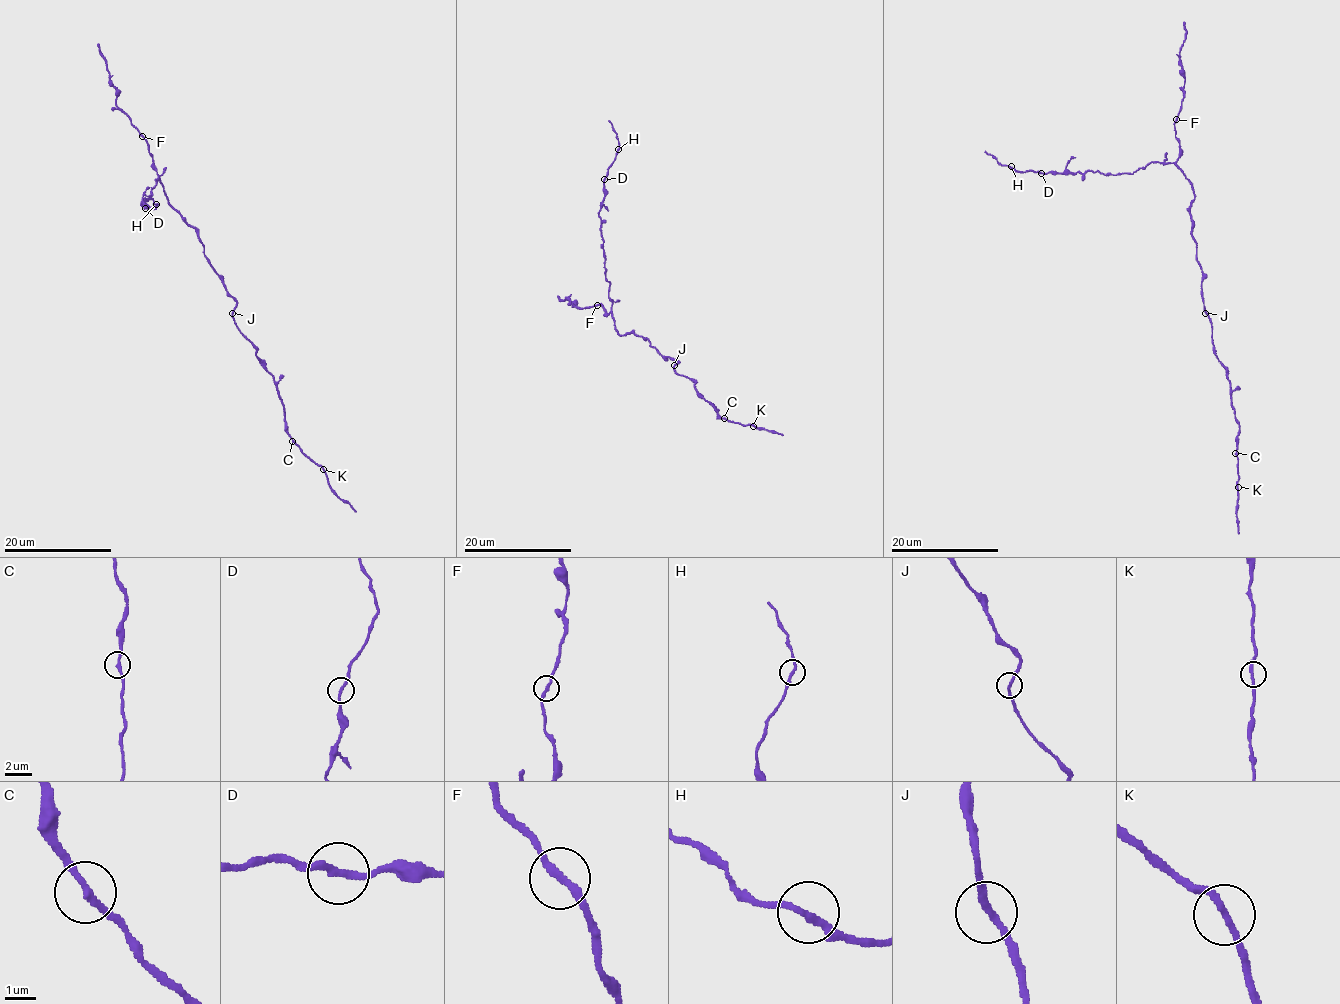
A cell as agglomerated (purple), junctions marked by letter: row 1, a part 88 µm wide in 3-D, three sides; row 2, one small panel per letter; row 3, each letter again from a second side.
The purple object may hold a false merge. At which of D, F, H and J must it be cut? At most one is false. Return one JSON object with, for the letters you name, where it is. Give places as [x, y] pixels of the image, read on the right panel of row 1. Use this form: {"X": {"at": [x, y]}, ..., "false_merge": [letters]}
{"false_merge": []}

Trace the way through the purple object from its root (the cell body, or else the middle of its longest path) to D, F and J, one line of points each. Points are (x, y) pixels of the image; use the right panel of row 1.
D: (1197, 258), (1189, 215), (1194, 194), (1191, 182), (1172, 163), (1149, 162), (1131, 174), (1041, 173)
F: (1197, 258), (1189, 215), (1194, 194), (1191, 182), (1176, 164), (1179, 142), (1175, 136), (1176, 119)
J: (1197, 258), (1202, 272), (1201, 297), (1205, 313)

